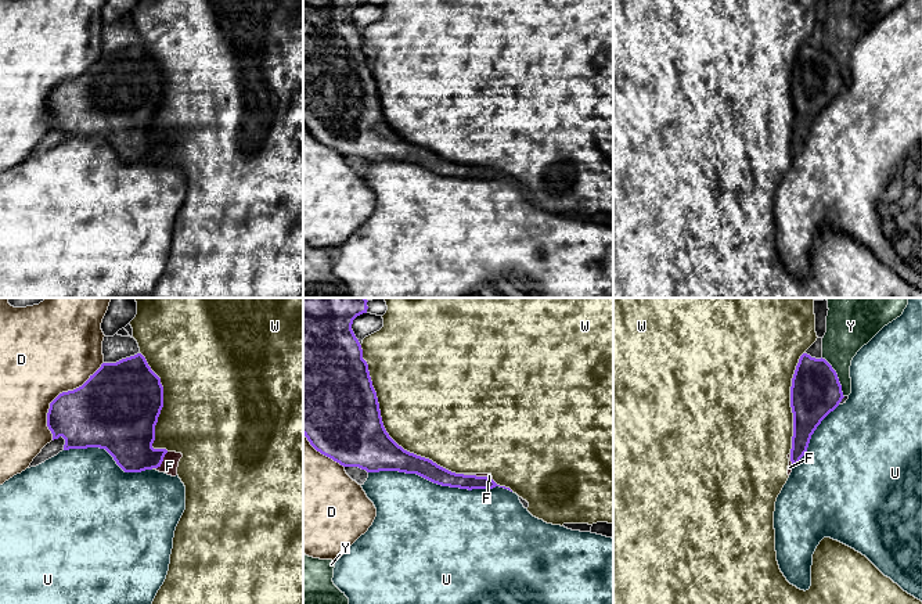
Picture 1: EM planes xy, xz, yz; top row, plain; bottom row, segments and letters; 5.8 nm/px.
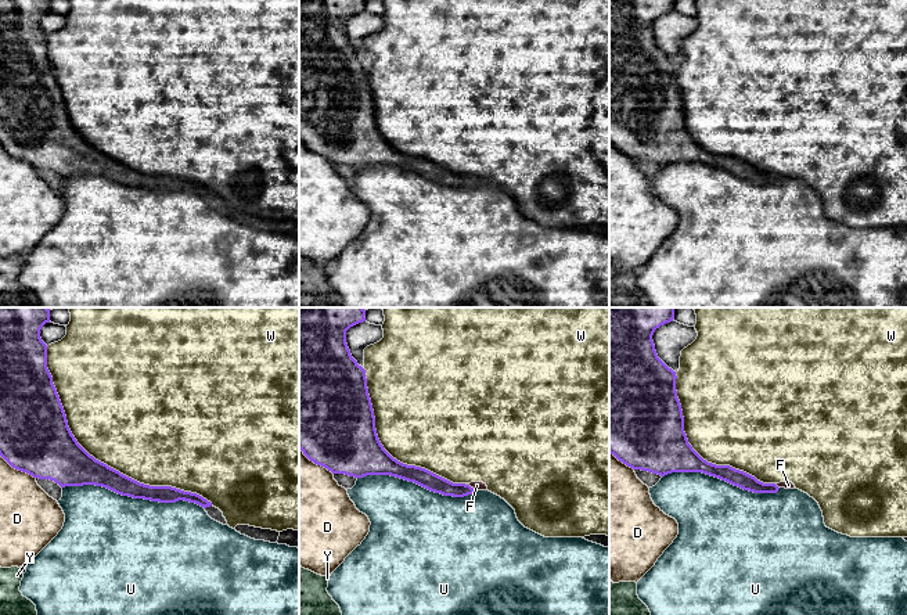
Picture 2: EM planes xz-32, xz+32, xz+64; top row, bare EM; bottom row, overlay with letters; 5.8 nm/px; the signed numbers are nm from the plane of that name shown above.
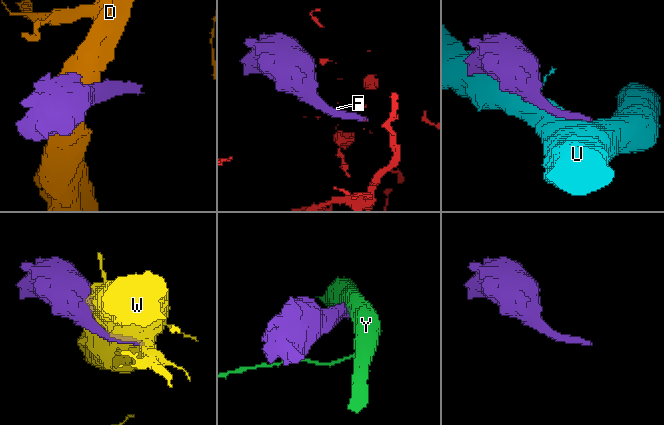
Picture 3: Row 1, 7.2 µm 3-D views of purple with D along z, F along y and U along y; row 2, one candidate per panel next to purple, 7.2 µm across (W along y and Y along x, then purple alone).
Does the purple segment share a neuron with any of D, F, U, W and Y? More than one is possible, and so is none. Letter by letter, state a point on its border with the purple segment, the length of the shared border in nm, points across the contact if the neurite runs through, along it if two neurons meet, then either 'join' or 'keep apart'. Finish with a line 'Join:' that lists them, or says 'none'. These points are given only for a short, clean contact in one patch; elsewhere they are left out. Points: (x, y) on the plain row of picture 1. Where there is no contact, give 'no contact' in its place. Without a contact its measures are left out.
D: xy (58, 85) | 550 nm | keep apart
F: xy (162, 150) | 120 nm | along xy (168, 141), (157, 158) | keep apart
U: xz (440, 173) | 850 nm | keep apart
W: xz (384, 117) | 950 nm | keep apart
Y: yz (836, 67) | 260 nm | keep apart
Join: none

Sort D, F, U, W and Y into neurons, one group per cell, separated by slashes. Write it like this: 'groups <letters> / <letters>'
groups D / F W / U / Y

